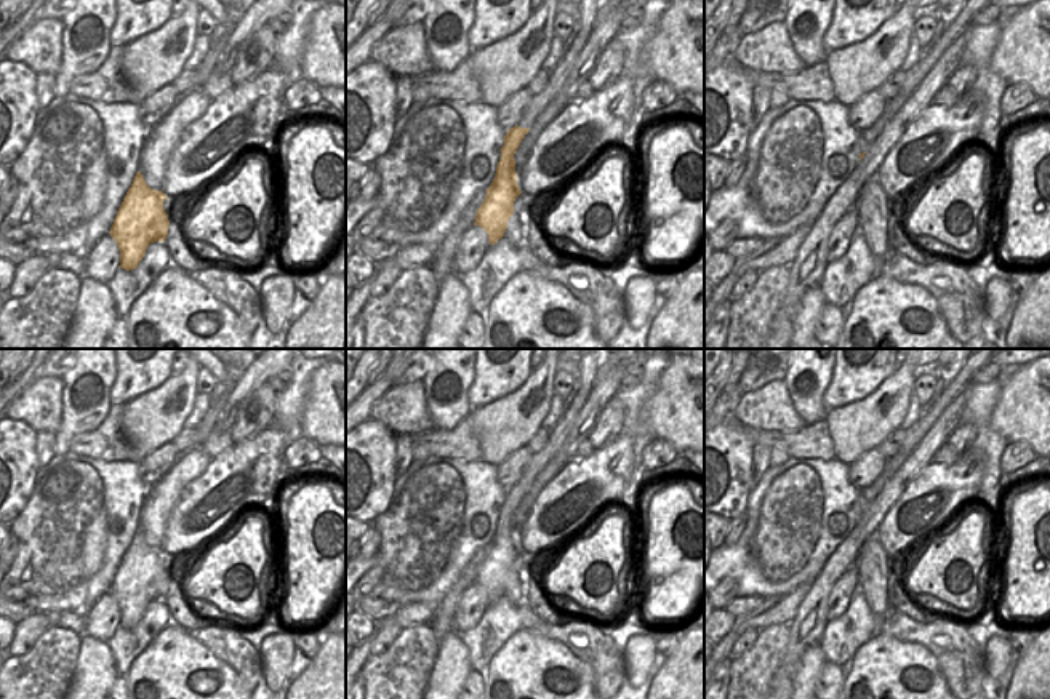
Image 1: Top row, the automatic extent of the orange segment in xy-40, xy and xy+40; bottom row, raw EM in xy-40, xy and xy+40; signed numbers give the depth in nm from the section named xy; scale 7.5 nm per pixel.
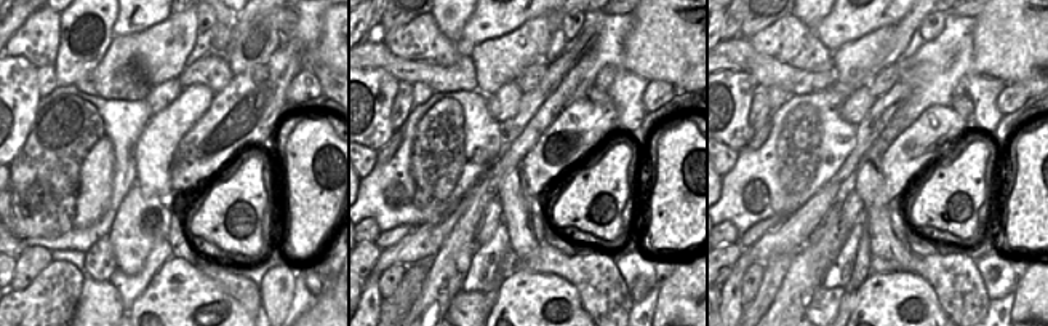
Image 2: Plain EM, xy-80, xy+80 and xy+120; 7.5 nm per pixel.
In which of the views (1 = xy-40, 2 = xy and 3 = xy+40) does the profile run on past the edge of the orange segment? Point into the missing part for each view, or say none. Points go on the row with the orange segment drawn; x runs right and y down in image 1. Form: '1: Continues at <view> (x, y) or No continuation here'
1: No continuation here
2: No continuation here
3: No continuation here.

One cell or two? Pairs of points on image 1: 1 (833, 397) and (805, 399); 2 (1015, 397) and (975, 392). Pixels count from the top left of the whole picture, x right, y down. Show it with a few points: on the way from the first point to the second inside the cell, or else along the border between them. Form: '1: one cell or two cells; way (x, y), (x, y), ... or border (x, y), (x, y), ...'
1: two cells; border (833, 365), (823, 395), (828, 410)
2: two cells; border (997, 379), (1001, 387), (991, 426), (999, 434)

